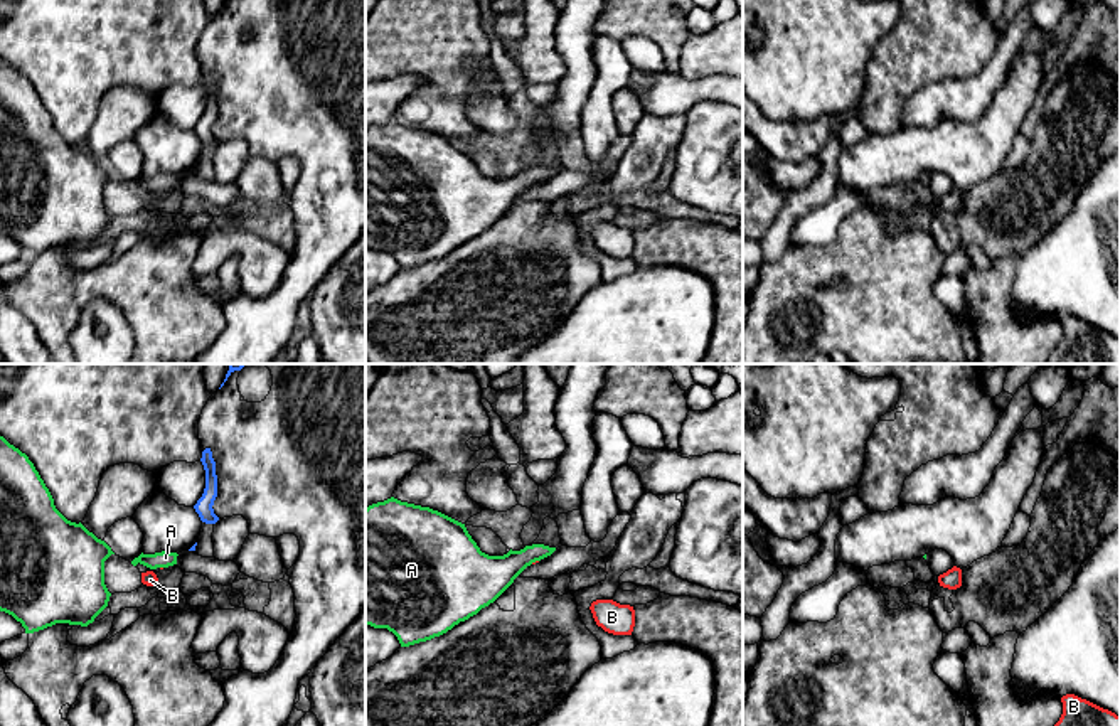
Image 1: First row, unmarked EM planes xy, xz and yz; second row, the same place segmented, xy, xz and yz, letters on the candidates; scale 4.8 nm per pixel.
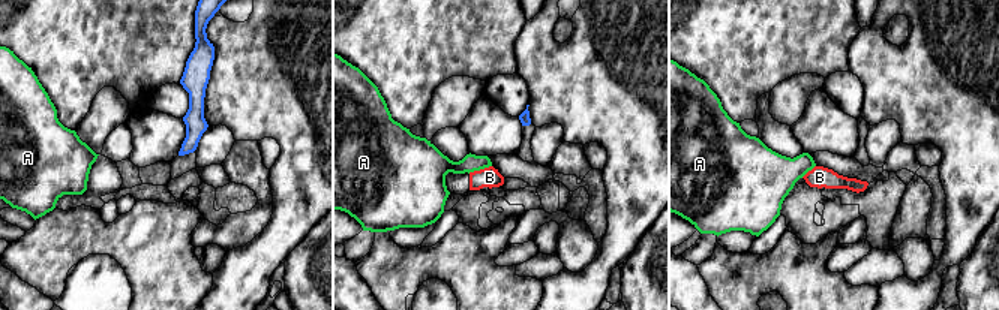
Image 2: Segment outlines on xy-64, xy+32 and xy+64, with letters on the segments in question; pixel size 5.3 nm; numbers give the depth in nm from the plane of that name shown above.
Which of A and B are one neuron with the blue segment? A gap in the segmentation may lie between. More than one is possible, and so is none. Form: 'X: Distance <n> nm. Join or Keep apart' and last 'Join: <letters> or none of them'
A: Distance 60 nm. Join
B: Distance 160 nm. Keep apart
Join: A

